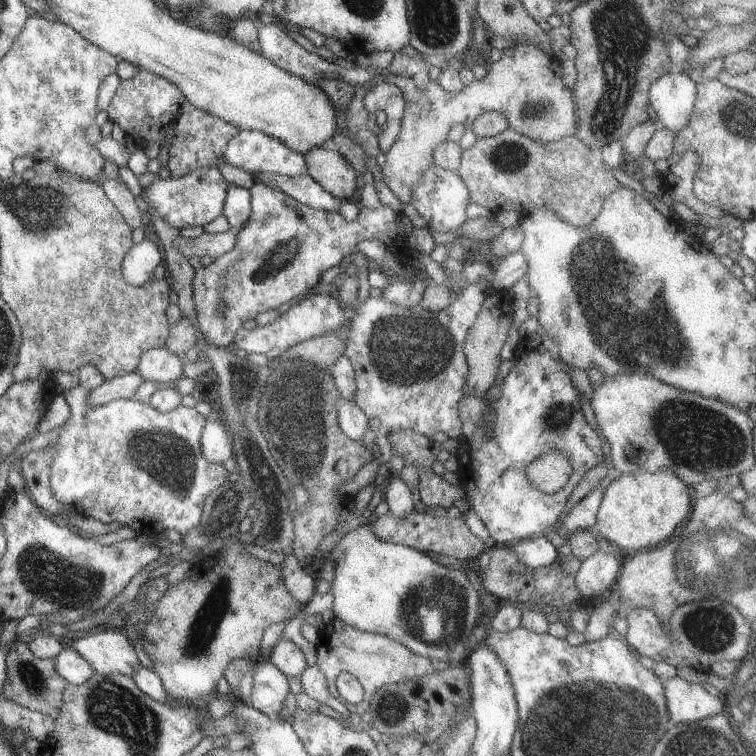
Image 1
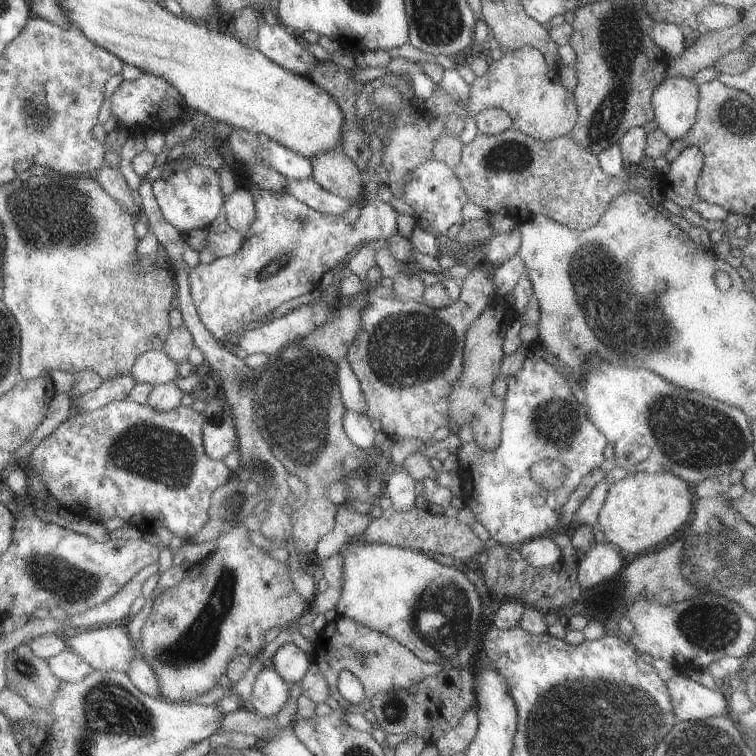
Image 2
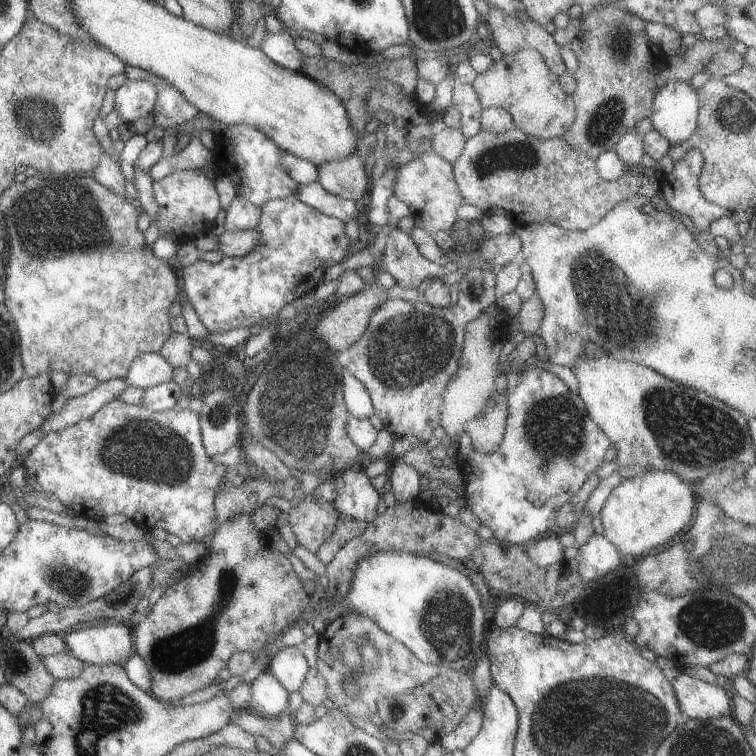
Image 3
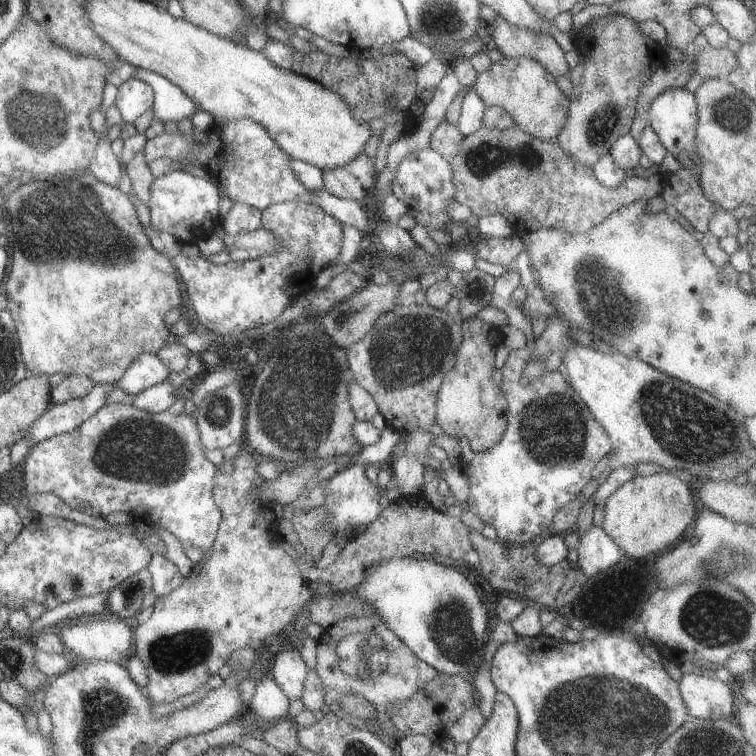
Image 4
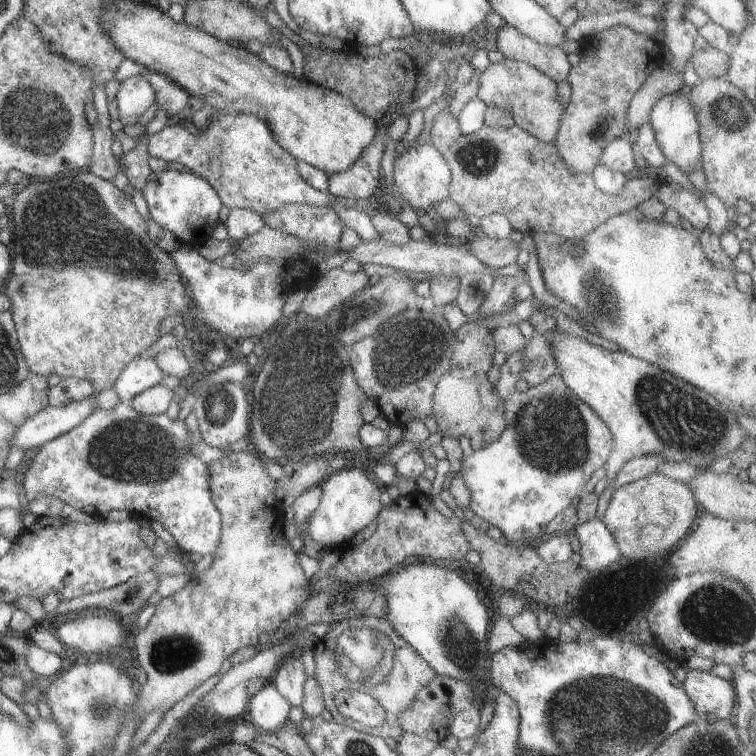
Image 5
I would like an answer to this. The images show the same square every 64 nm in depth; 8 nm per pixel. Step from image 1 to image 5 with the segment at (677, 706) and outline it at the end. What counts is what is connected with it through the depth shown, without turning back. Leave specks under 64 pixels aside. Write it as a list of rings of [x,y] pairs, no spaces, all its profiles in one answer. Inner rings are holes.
[[[692,669],[686,672],[682,685],[697,718],[714,721],[731,717],[738,687],[735,682],[714,676],[711,671]]]

